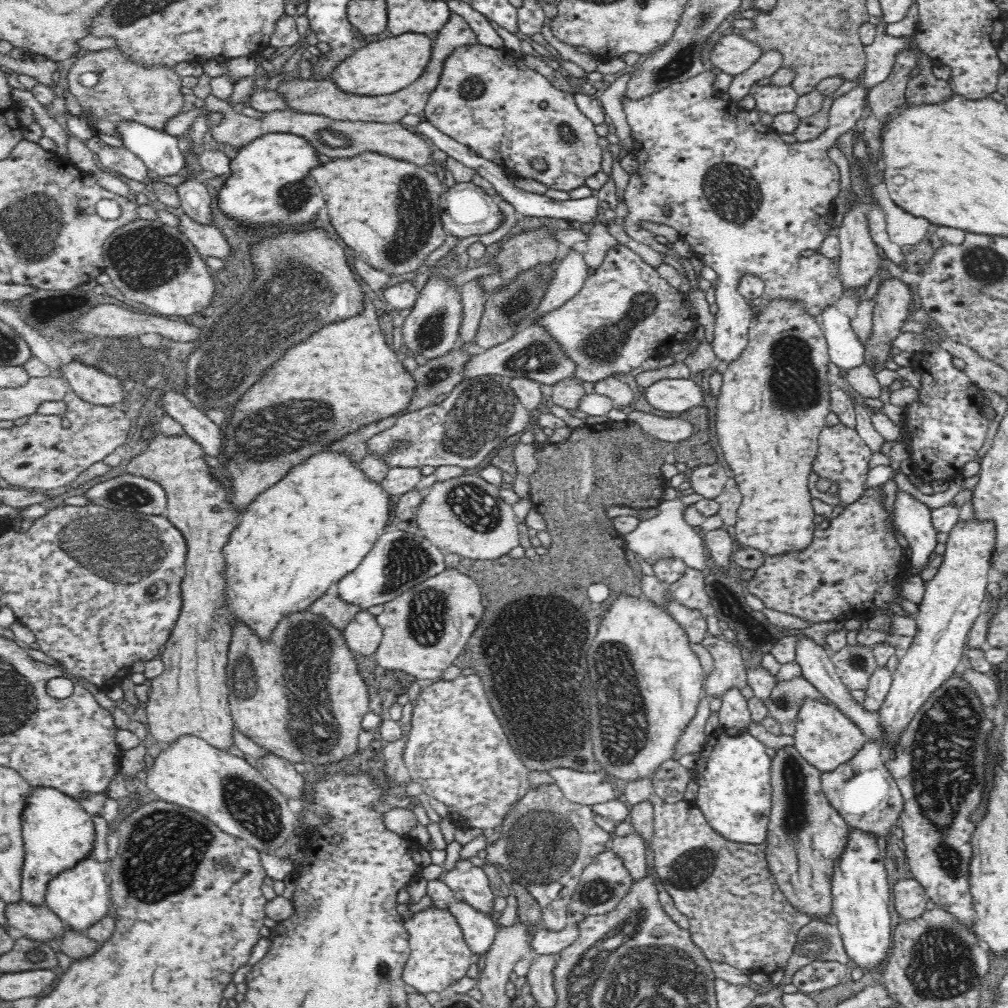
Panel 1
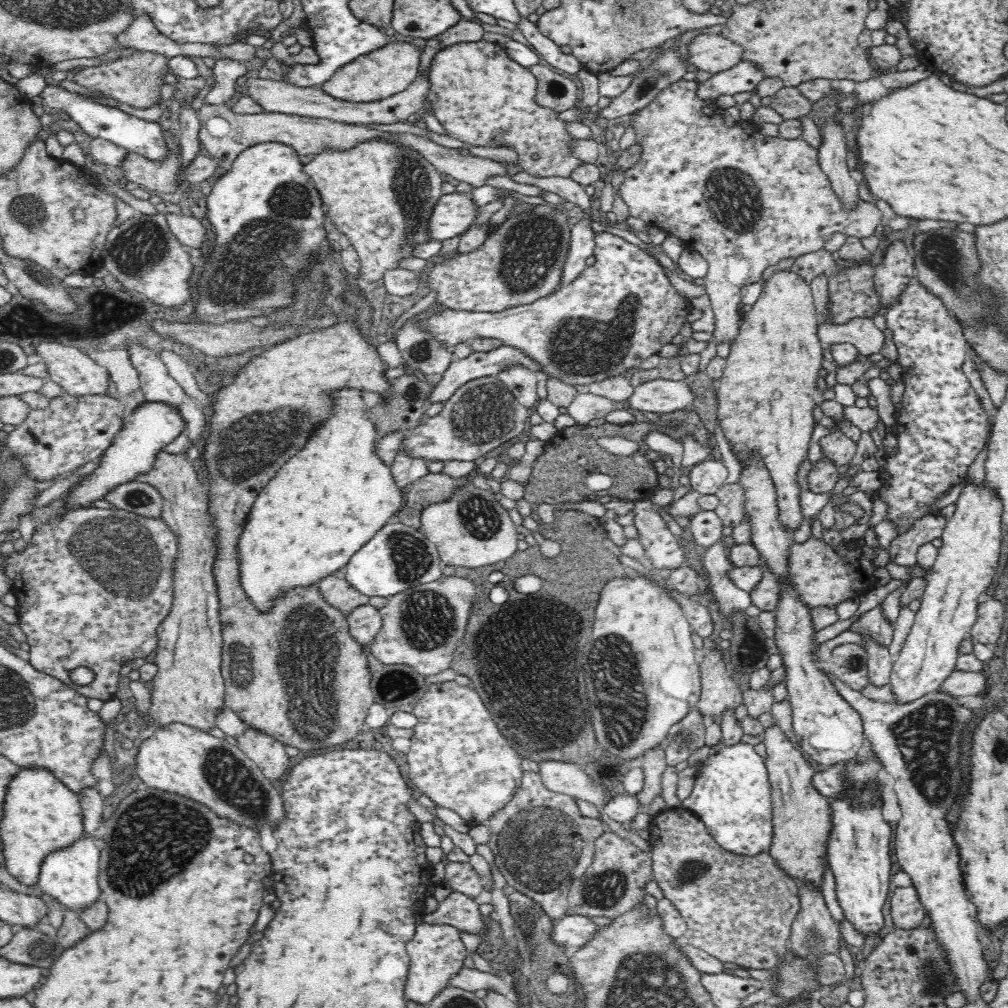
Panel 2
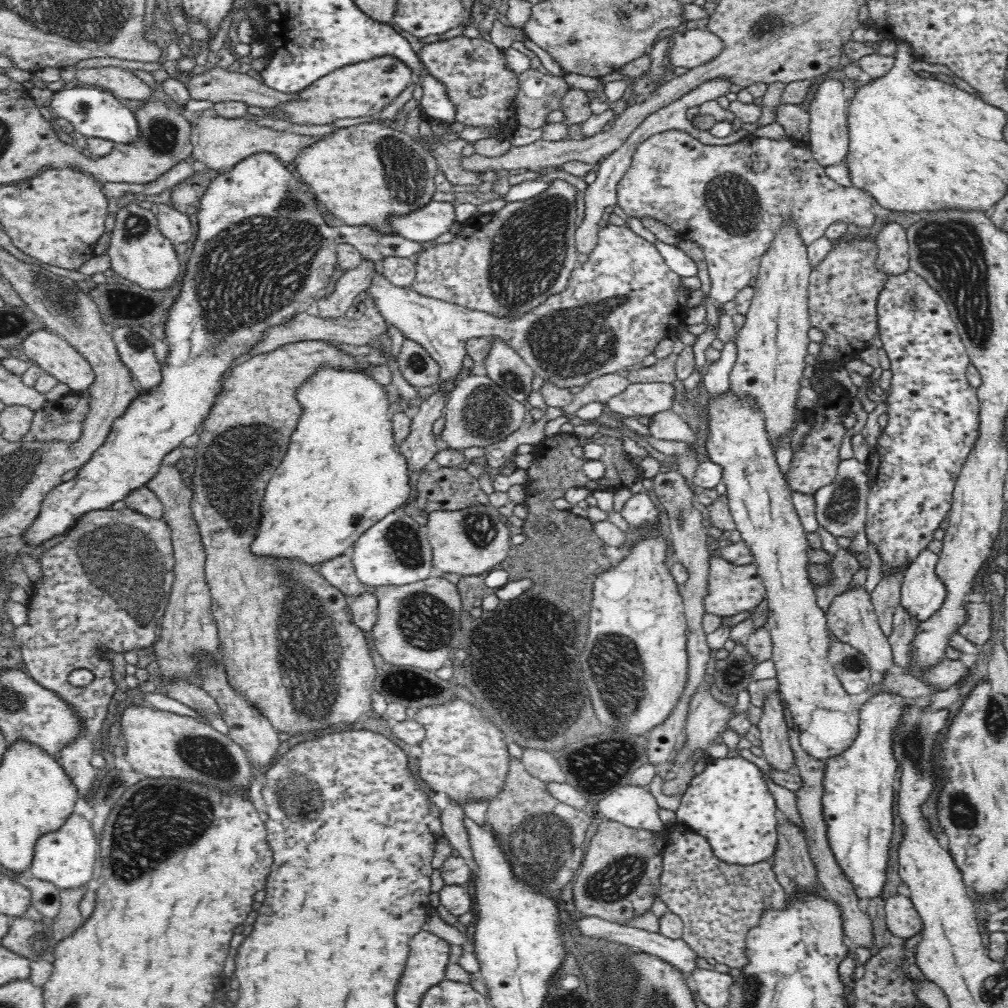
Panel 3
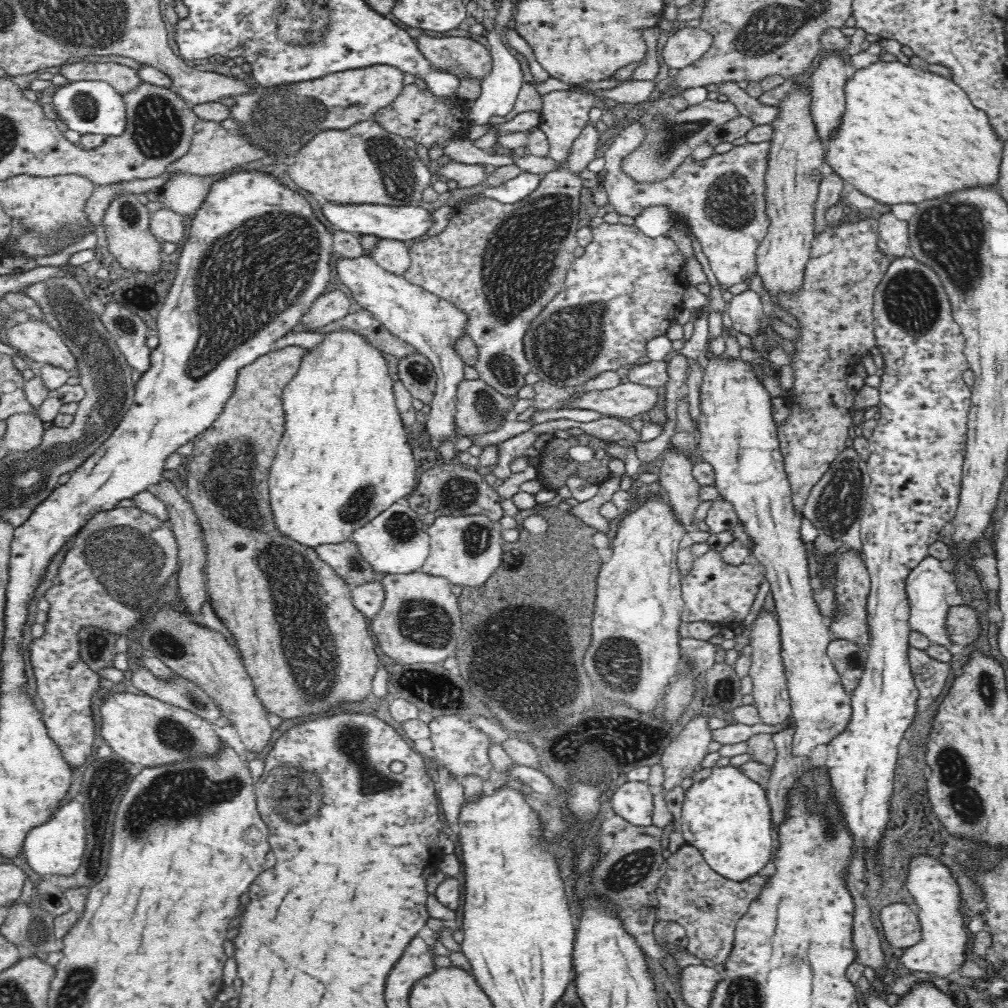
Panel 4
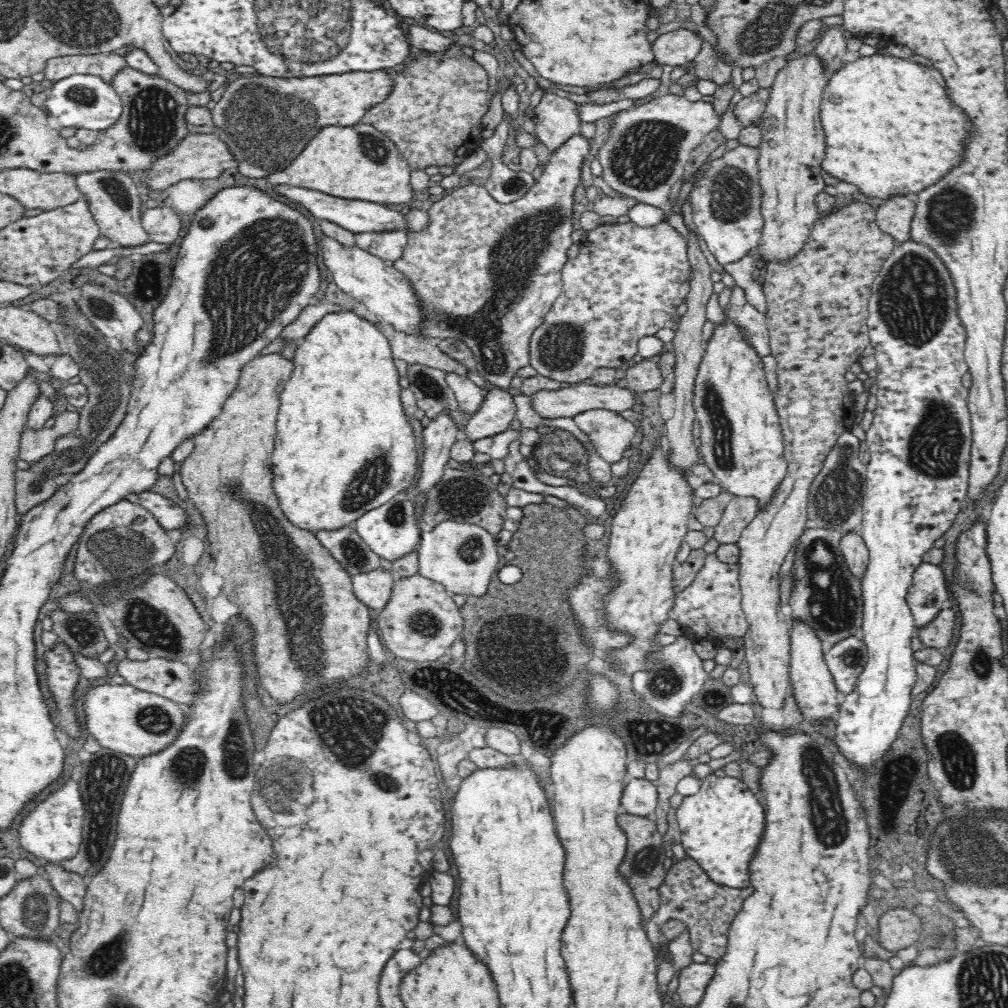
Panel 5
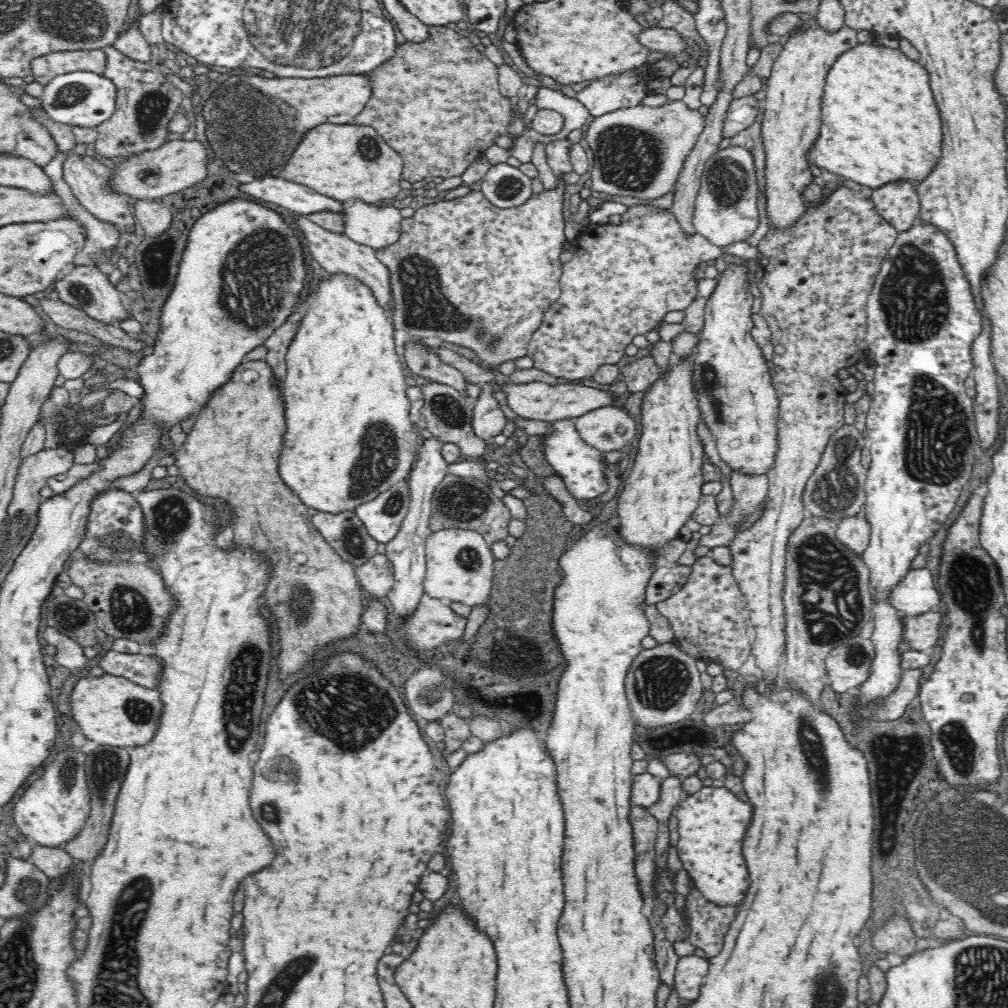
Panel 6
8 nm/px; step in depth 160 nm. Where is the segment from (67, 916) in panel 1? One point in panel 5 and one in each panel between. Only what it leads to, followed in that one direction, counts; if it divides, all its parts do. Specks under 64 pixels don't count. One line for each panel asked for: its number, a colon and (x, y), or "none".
2: (70, 875)
3: (65, 857)
4: (56, 847)
5: (53, 829)

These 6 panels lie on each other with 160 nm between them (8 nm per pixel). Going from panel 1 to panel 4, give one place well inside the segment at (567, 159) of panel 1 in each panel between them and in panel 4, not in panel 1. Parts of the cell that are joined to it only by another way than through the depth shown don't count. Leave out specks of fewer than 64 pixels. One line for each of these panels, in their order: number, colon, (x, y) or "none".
2: (481, 96)
3: (474, 72)
4: (464, 55)

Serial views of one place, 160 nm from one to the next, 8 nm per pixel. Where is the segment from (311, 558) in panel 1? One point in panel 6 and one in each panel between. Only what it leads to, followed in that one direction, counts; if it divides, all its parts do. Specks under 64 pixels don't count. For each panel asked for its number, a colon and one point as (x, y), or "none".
2: (330, 498)
3: (342, 473)
4: (341, 417)
5: (343, 399)
6: (348, 436)

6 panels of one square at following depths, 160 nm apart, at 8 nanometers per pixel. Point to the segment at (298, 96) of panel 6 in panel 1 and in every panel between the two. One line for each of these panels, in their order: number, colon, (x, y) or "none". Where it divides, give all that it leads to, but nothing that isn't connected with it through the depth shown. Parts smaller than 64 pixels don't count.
1: (383, 67)
2: (389, 70)
3: (364, 89)
4: (279, 119)
5: (266, 121)

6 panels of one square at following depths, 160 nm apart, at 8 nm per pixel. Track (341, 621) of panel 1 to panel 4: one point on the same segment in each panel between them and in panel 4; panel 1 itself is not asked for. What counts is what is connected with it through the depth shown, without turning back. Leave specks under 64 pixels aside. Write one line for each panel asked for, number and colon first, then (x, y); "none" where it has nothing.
2: (334, 587)
3: (339, 571)
4: (345, 558)

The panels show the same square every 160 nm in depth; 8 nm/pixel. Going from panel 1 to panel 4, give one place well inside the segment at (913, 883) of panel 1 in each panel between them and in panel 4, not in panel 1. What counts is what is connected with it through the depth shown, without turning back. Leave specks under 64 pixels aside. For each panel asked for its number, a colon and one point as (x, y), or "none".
2: (907, 912)
3: (903, 921)
4: (900, 921)

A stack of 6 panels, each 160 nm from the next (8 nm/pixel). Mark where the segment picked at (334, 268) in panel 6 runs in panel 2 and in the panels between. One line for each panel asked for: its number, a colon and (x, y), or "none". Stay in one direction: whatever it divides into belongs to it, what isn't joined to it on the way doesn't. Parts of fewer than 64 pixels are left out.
2: (622, 309)
3: (624, 299)
4: (430, 324)
5: (387, 296)

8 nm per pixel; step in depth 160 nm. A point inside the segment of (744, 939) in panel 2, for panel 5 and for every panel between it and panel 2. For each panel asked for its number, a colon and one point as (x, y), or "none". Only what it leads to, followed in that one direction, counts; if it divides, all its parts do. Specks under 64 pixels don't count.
3: (718, 903)
4: (707, 905)
5: (687, 894)

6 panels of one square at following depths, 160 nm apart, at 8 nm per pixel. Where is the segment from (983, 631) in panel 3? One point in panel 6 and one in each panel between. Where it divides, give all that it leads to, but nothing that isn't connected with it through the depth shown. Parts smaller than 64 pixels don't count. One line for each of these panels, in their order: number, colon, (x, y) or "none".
4: (962, 626)
5: (937, 634)
6: (921, 632)

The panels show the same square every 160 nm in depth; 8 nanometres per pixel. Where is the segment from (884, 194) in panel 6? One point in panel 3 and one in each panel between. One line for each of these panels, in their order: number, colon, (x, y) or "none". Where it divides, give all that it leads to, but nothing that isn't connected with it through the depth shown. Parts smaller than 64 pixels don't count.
3: (893, 247)
4: (894, 240)
5: (894, 216)

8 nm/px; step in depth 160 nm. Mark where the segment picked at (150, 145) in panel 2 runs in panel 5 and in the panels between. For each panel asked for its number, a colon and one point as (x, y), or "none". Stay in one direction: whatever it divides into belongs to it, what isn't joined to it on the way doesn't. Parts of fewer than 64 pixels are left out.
3: (93, 112)
4: (88, 106)
5: (86, 101)

